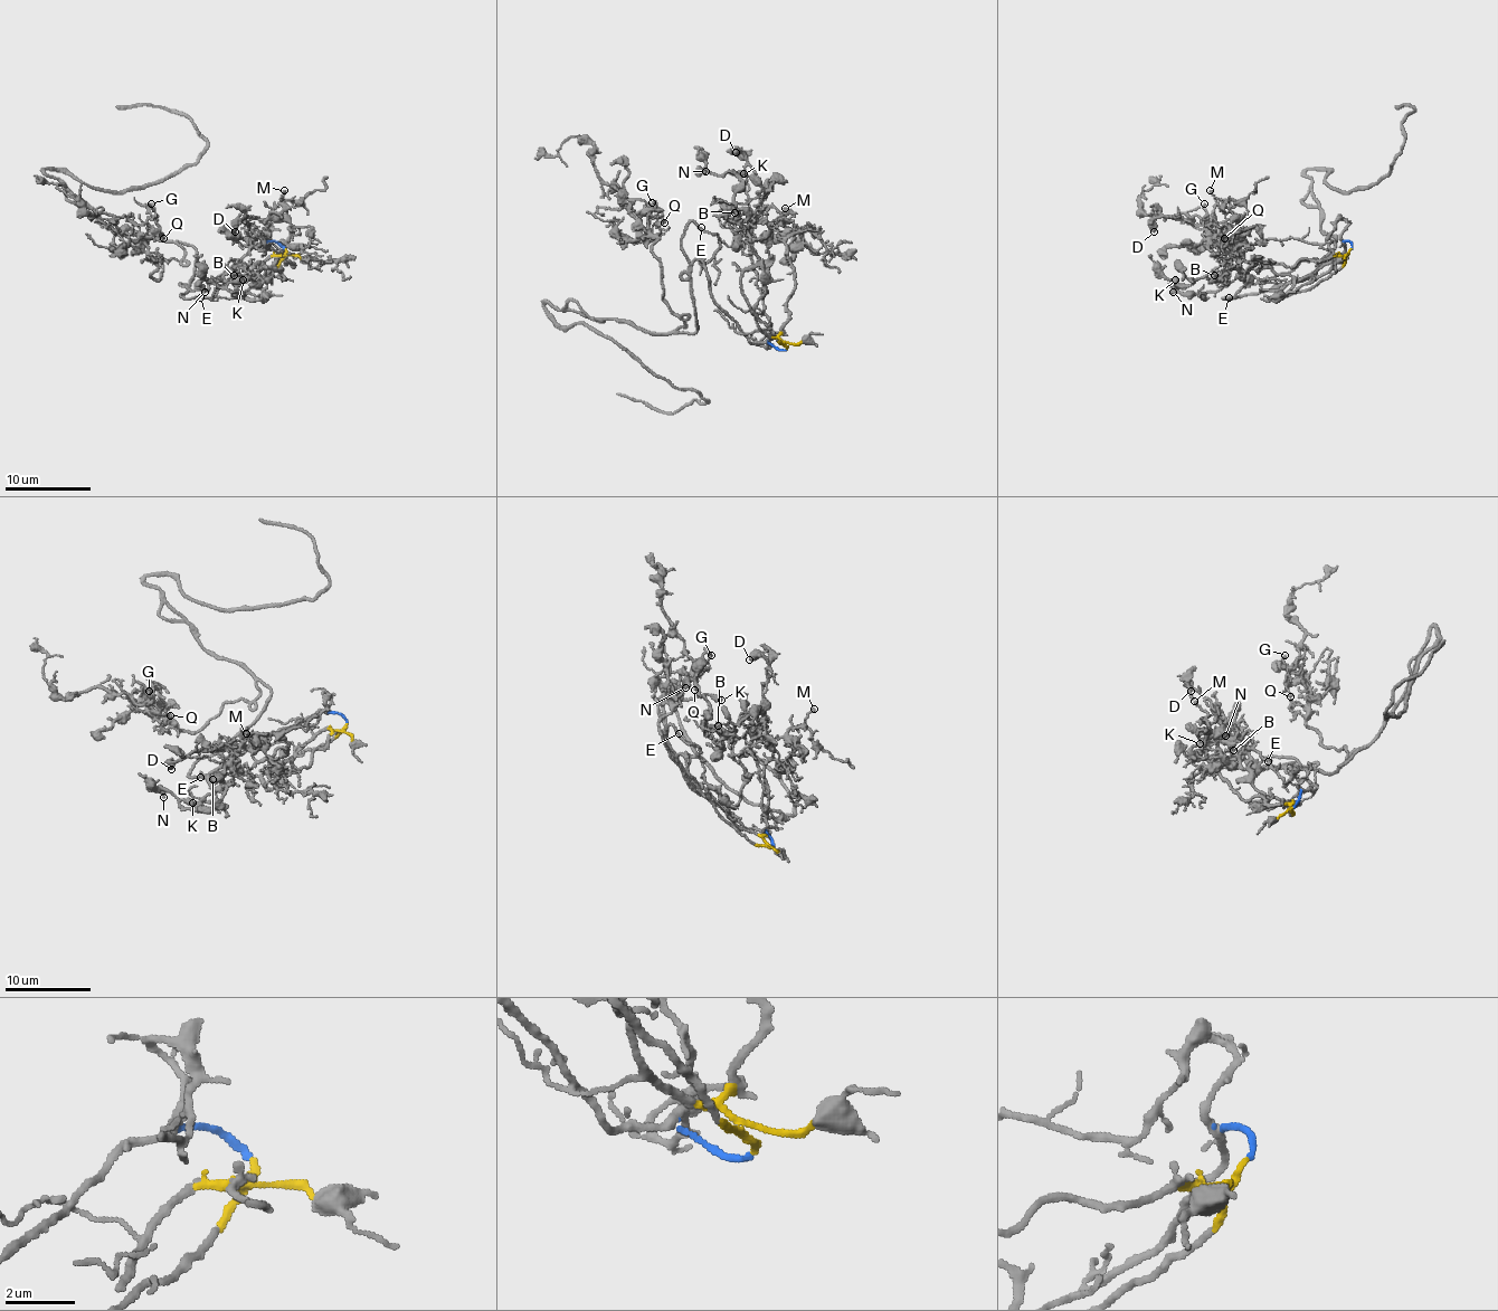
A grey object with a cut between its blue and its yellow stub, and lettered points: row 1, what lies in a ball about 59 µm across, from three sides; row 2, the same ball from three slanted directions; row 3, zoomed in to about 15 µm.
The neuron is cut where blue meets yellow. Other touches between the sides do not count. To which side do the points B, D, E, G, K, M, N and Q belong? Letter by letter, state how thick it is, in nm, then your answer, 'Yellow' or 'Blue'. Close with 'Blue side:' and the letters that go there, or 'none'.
B: Thickness 100 nm. Yellow
D: Thickness 500 nm. Blue
E: Thickness 190 nm. Blue
G: Thickness 110 nm. Blue
K: Thickness 360 nm. Yellow
M: Thickness 140 nm. Yellow
N: Thickness 240 nm. Yellow
Q: Thickness 130 nm. Blue
Blue side: D, E, G, Q

